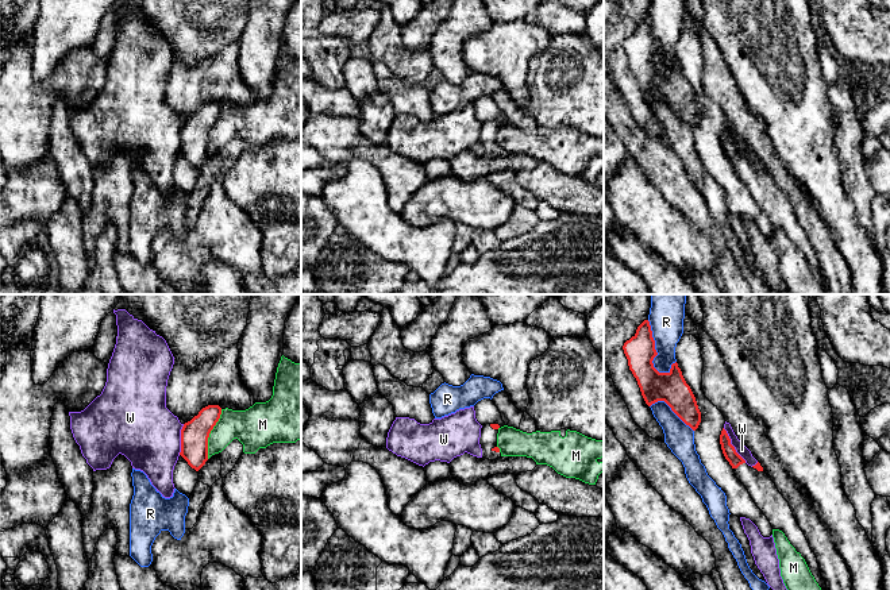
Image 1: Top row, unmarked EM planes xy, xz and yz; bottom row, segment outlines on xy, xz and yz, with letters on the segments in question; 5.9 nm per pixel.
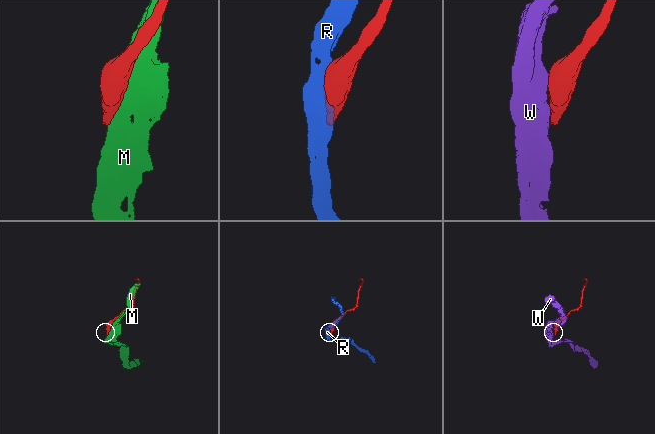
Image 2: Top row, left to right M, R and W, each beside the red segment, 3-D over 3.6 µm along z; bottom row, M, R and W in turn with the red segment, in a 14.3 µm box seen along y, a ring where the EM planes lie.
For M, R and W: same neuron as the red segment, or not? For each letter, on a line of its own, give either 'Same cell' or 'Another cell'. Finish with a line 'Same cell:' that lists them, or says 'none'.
M: Another cell
R: Another cell
W: Another cell
Same cell: none

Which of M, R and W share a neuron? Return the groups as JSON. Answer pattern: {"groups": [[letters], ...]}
{"groups": [["M"], ["R", "W"]]}

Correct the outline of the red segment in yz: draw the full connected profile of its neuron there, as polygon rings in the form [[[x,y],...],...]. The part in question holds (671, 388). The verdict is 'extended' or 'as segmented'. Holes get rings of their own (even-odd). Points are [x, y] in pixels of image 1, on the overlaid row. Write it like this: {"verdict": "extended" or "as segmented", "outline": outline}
{"verdict": "as segmented", "outline": [[[648,320],[637,327],[623,350],[646,404],[651,406],[664,401],[686,425],[696,431],[701,423],[701,412],[678,363],[673,363],[669,373],[659,373],[654,367],[652,360],[658,352]]]}

